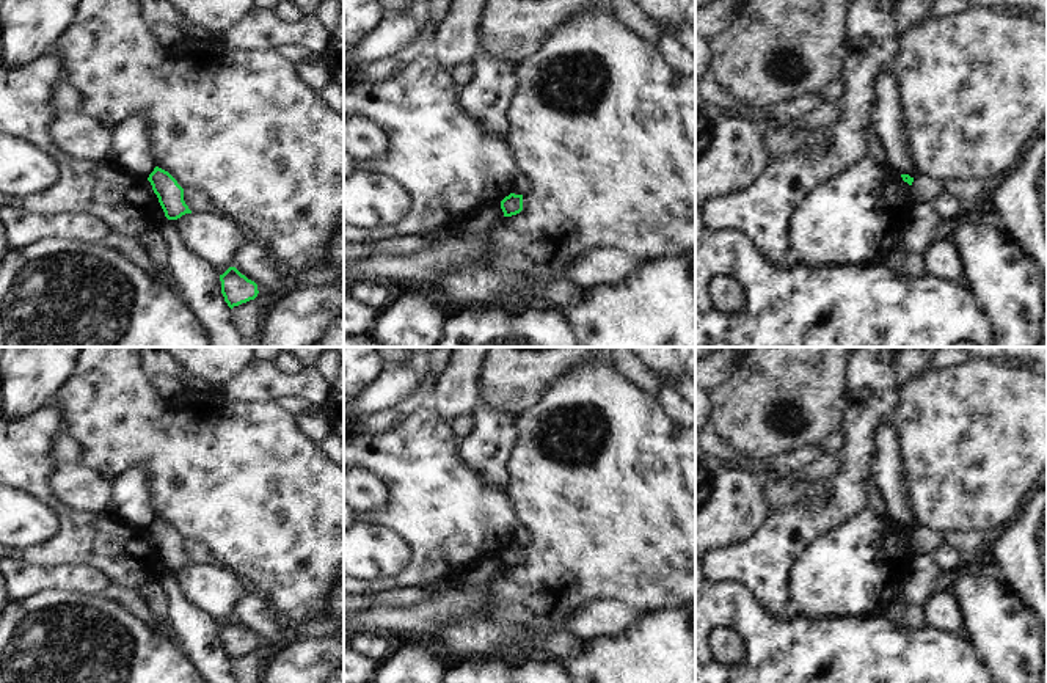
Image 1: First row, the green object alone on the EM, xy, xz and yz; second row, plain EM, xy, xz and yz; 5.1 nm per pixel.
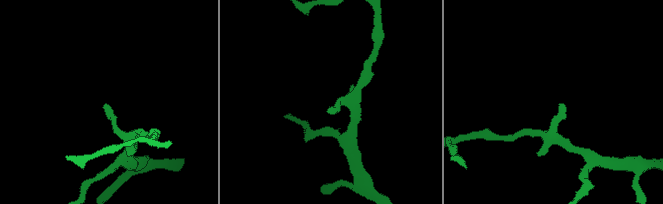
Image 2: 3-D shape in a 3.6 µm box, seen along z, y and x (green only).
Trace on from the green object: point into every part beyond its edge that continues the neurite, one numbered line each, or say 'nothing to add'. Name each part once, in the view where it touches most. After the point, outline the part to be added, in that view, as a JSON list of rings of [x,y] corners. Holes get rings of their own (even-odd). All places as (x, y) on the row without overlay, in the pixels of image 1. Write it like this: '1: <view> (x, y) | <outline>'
nothing to add

